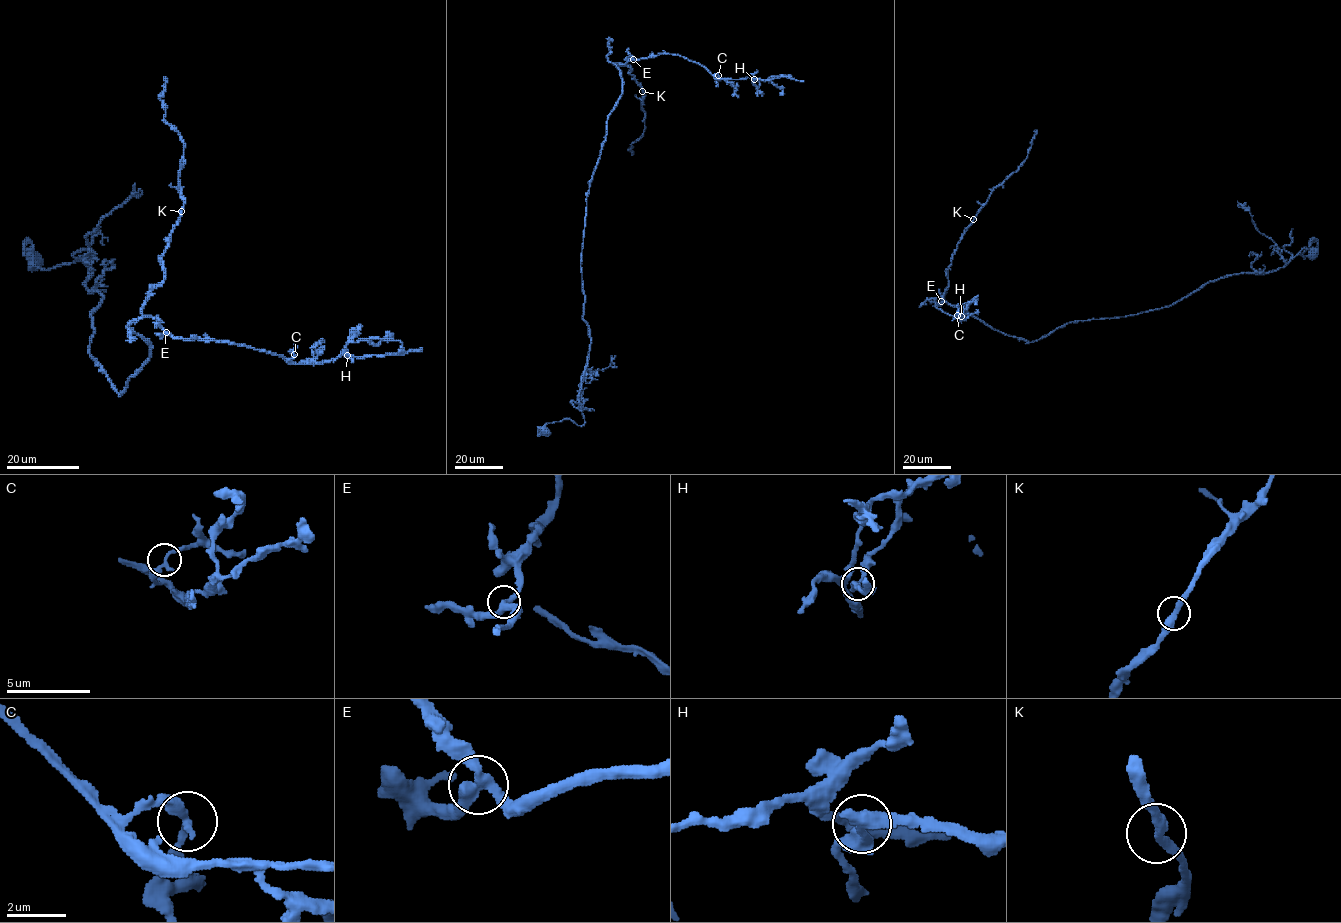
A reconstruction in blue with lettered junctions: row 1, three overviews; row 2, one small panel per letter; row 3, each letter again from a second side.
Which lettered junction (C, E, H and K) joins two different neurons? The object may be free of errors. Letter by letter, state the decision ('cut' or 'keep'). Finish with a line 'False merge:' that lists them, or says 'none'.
C: keep
E: keep
H: cut
K: keep
False merge: H

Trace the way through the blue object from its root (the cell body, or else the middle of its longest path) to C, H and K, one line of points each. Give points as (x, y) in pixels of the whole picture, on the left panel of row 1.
C: (36, 262), (94, 254), (88, 352), (120, 394), (150, 357), (130, 327), (146, 316), (174, 337), (294, 354)
H: (36, 262), (94, 254), (88, 352), (120, 394), (150, 357), (130, 327), (146, 316), (291, 363), (347, 355)
K: (36, 262), (94, 254), (88, 352), (120, 394), (150, 357), (130, 325), (164, 278), (180, 211)

